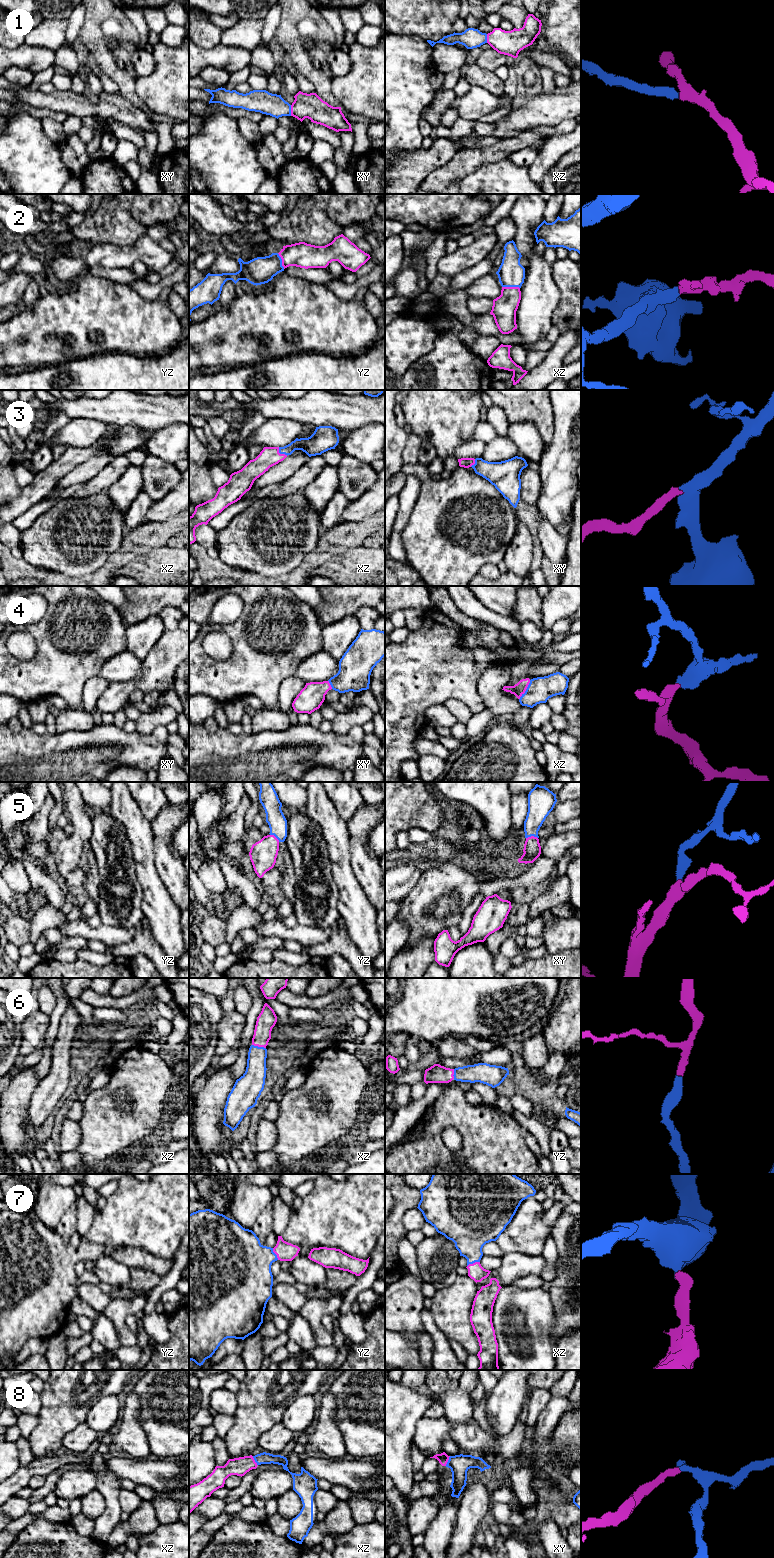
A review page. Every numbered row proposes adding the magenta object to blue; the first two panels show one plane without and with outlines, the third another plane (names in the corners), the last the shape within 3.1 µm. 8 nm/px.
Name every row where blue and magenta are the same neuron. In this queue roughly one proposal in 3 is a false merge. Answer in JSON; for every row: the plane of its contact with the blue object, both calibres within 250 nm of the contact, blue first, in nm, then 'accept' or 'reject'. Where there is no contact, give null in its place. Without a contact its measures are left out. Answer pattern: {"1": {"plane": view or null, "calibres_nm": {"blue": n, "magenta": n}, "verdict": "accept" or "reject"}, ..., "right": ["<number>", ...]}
{"1": {"plane": "xy", "calibres_nm": {"blue": 180, "magenta": 200}, "verdict": "accept"}, "2": {"plane": "xz", "calibres_nm": {"blue": 220, "magenta": 200}, "verdict": "accept"}, "3": {"plane": "xz", "calibres_nm": {"blue": 150, "magenta": 160}, "verdict": "accept"}, "4": {"plane": "xz", "calibres_nm": {"blue": 200, "magenta": 100}, "verdict": "accept"}, "5": {"plane": "xy", "calibres_nm": {"blue": 190, "magenta": 140}, "verdict": "accept"}, "6": {"plane": "xz", "calibres_nm": {"blue": 180, "magenta": 150}, "verdict": "accept"}, "7": {"plane": "xz", "calibres_nm": {"blue": 320, "magenta": 130}, "verdict": "accept"}, "8": {"plane": "xy", "calibres_nm": {"blue": 160, "magenta": 90}, "verdict": "accept"}, "right": ["1", "2", "3", "4", "5", "6", "7", "8"]}

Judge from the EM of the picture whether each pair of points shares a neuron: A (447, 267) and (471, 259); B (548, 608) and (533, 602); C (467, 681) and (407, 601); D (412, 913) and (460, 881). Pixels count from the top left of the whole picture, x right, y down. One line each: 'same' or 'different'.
A: same
B: different
C: different
D: same

